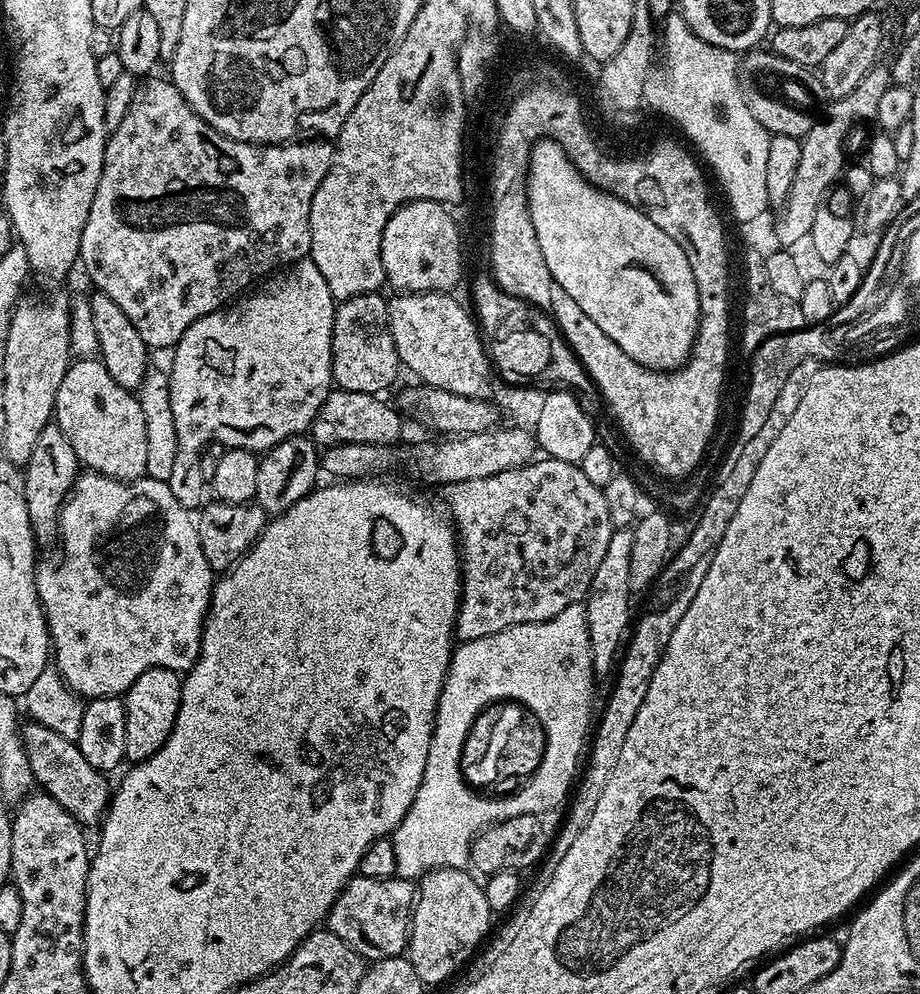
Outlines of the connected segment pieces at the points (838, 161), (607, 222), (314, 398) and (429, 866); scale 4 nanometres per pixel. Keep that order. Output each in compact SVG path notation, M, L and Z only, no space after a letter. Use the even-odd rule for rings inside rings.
M877 66L872 69L850 94L832 100L829 108L825 110L824 117L817 119L812 128L804 135L801 143L801 161L797 168L796 179L782 206L782 213L776 220L776 236L781 245L793 246L800 240L811 237L815 215L821 205L825 203L824 195L832 188L832 183L845 175L846 161L844 162L844 143L848 140L848 131L859 120L875 121L878 114L878 105L882 94L890 87L890 72L887 67Z
M540 138L531 145L528 157L528 178L526 187L528 190L528 209L534 222L534 230L538 238L538 246L542 250L542 258L546 258L546 266L552 275L552 283L570 294L579 306L582 306L586 314L594 320L595 325L601 328L602 333L612 338L632 358L641 363L644 368L655 368L658 372L671 372L684 367L688 363L693 348L698 343L698 333L701 331L700 322L700 295L696 285L696 270L684 247L679 240L672 237L671 232L662 230L652 220L651 216L635 204L629 204L627 200L613 196L603 187L589 181L579 167L572 165L568 157L565 145L556 138Z
M305 258L296 261L295 264L279 269L275 274L269 275L264 282L265 284L257 292L249 291L247 294L241 295L235 302L219 308L217 312L206 314L193 322L186 330L186 334L182 334L182 338L176 343L176 347L171 353L171 356L173 355L172 372L170 368L166 376L170 400L216 400L218 408L220 408L218 414L222 416L224 422L228 422L232 426L238 426L238 428L250 430L250 434L242 434L234 442L244 442L244 449L257 454L267 452L269 448L278 446L280 442L291 436L305 435L311 429L318 410L322 410L322 402L326 402L326 398L334 391L332 378L332 327L336 317L337 301L332 295L330 286L326 286L326 278L322 278L322 270L318 270L318 266L314 266L312 259Z
M583 603L566 606L562 614L554 614L554 618L537 624L515 624L486 638L463 641L453 651L452 661L438 698L430 754L426 758L422 786L418 786L418 794L414 794L410 810L406 810L406 818L402 818L402 822L390 837L394 846L396 875L404 880L416 882L421 876L433 872L436 868L469 867L470 862L467 860L444 860L444 764L452 764L452 760L456 760L456 752L462 754L466 738L478 722L478 714L484 713L498 702L515 702L529 708L542 722L545 738L552 736L552 744L546 742L544 747L542 762L548 764L552 772L560 772L560 768L568 768L568 764L572 764L572 756L582 756L585 751L586 741L594 724L592 680L594 681L594 673L590 652L590 630Z

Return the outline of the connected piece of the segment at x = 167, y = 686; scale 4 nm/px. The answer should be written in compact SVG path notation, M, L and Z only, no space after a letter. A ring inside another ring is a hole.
M151 668L130 685L123 697L126 710L125 761L139 762L150 758L163 746L166 738L170 738L180 709L181 683L181 673L171 672L168 668Z

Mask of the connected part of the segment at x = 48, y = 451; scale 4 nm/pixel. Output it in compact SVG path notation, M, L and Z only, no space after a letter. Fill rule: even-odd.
M54 422L46 425L42 434L38 434L34 454L30 454L23 469L25 480L22 491L37 545L44 546L57 539L59 510L68 499L72 487L76 485L76 477L81 468L82 465L74 454L74 446L70 446L70 438L66 438L66 434L62 434L62 430Z

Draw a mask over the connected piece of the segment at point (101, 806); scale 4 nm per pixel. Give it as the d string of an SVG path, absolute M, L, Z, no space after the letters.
M35 722L25 723L21 727L20 737L26 750L26 760L30 762L33 781L81 826L99 825L104 813L108 811L114 791L113 785L108 785L109 777L86 762L82 750L74 740L62 737L57 731L50 730L49 726Z

